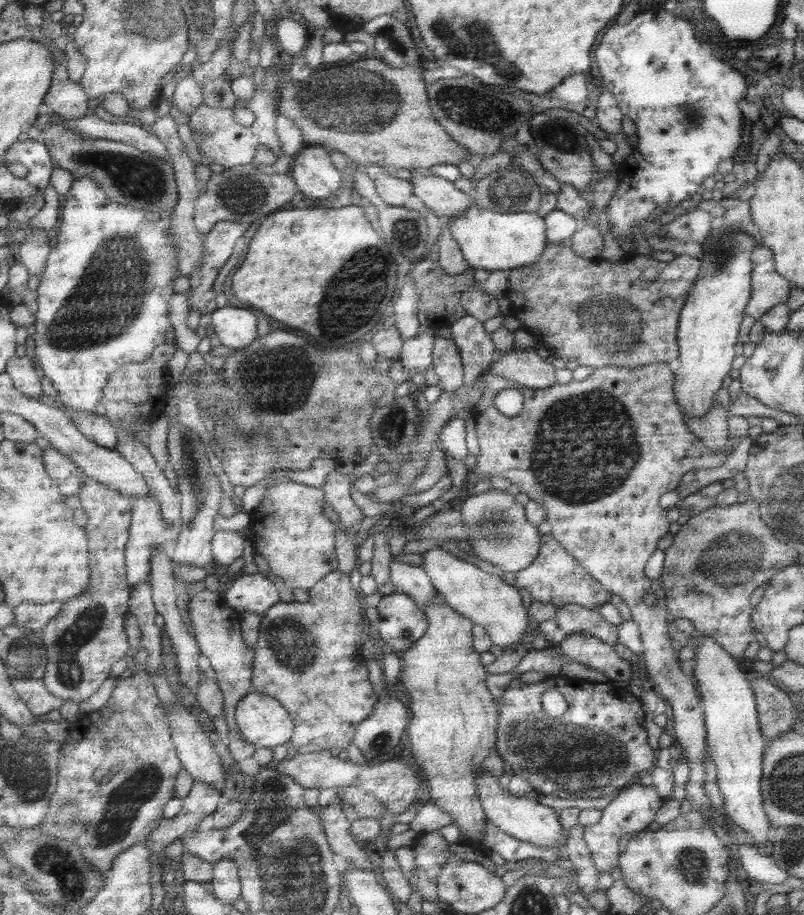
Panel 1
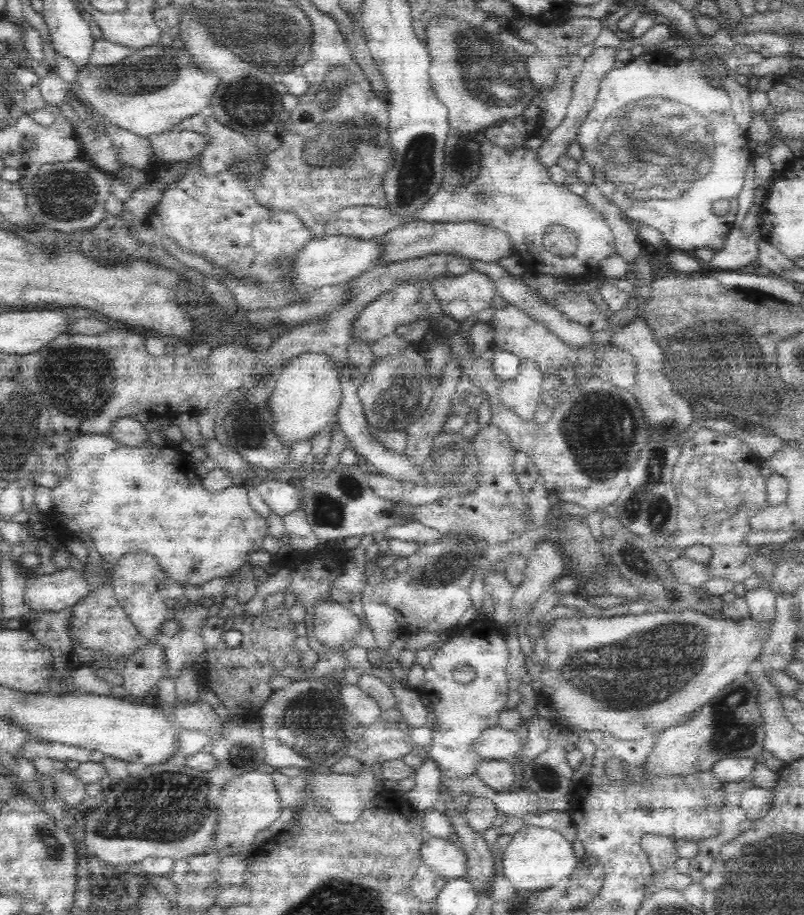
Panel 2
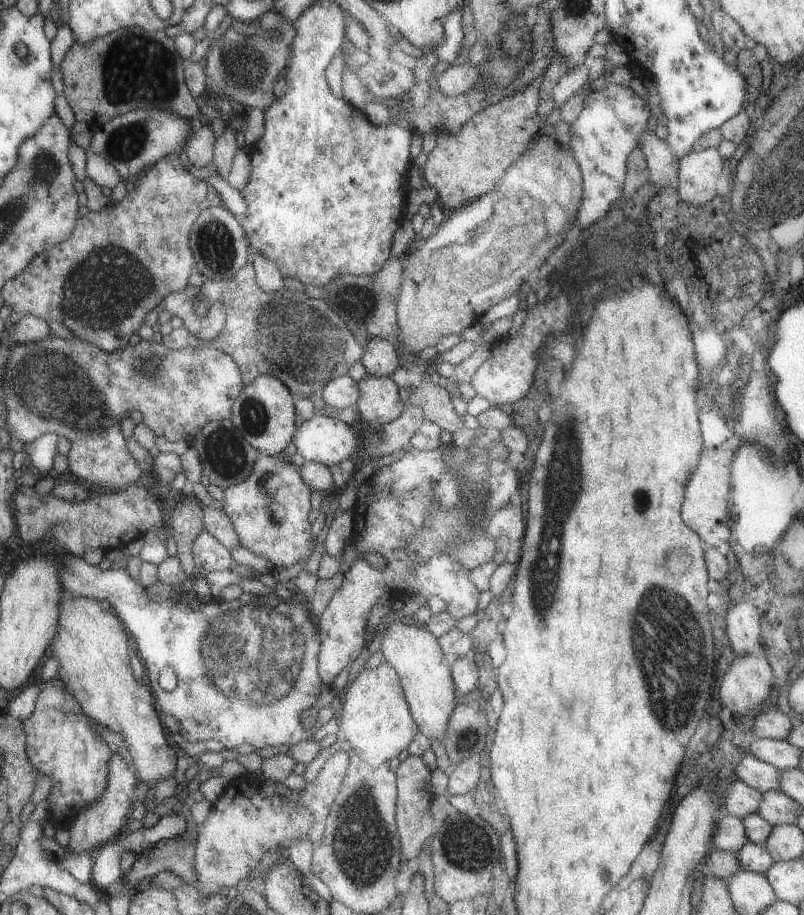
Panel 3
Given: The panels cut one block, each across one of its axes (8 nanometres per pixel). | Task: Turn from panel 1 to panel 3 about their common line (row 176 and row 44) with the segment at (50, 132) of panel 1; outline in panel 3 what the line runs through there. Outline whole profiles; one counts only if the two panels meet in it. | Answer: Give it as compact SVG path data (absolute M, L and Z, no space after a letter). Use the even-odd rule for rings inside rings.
M125 28L81 46L73 40L59 70L63 76L61 94L69 102L75 122L85 122L95 132L115 116L133 110L163 110L181 120L199 116L199 104L191 100L183 82L185 60L175 50L173 38L165 32Z

